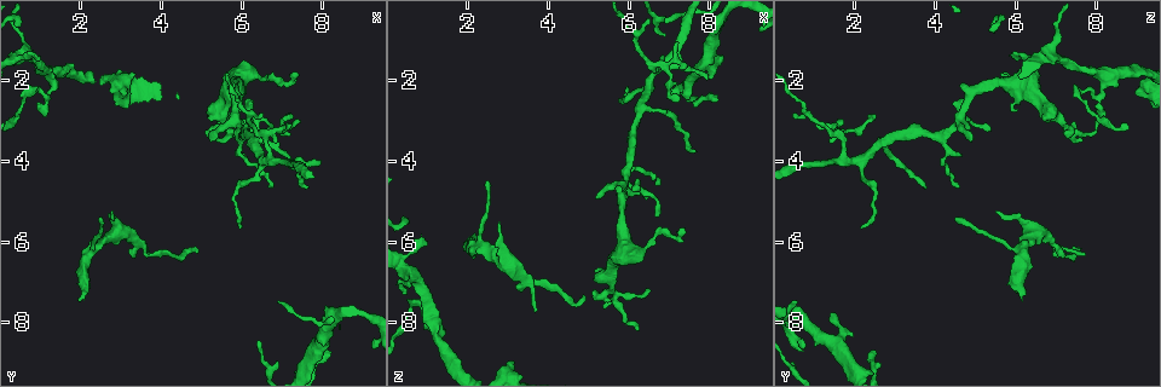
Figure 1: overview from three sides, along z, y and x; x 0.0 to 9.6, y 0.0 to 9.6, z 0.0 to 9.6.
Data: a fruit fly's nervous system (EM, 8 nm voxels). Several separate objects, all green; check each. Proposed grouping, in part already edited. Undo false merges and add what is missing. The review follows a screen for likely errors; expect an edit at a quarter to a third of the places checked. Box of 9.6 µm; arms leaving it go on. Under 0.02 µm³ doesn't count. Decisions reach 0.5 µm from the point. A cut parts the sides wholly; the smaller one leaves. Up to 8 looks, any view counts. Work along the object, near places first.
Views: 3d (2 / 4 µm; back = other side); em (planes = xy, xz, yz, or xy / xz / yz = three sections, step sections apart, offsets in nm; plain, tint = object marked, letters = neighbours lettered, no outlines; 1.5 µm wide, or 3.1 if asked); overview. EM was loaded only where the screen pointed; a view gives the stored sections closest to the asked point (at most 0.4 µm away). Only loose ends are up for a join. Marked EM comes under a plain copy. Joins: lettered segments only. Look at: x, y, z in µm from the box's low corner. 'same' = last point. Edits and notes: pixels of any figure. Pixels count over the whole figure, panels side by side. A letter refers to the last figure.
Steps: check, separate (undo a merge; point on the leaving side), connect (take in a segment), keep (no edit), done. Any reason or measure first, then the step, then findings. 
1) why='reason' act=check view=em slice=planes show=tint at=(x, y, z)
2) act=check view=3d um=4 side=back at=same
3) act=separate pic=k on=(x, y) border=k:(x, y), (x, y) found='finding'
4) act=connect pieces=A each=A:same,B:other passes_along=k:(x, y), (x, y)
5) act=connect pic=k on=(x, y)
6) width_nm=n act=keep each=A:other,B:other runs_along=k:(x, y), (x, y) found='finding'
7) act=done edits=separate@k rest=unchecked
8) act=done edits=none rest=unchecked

why='an open end' act=check view=em slice=xz step=8 show=letters at=(5.15, 3.25, 7.20)

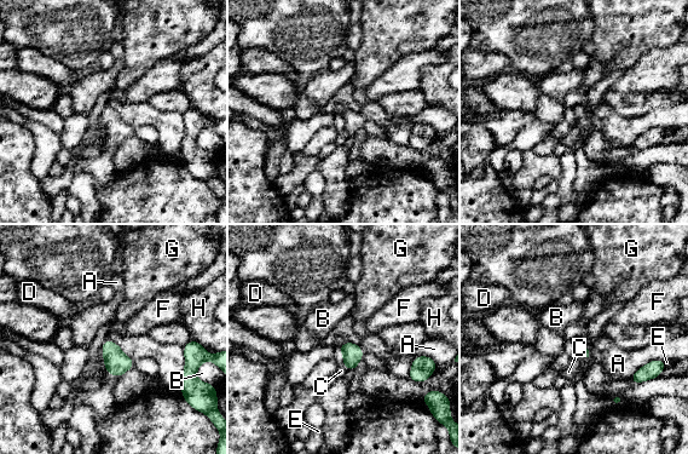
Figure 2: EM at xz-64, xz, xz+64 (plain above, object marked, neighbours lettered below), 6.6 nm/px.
why='cut it another way' act=check view=em slice=planes show=letters at=same

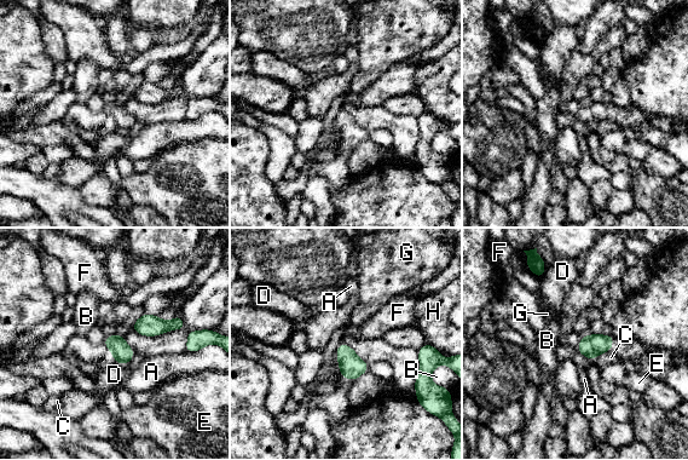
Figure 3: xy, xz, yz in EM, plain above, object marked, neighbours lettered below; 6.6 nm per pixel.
longest_contact=C:160nm act=keep each=A:other,B:other,C:other,D:other,E:other,F:other,G:other,H:other border=3:(108, 349), (114, 360) found='none of them fits'

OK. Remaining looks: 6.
why='branch point' act=check view=em slice=planes show=letters at=(5.90, 3.00, 4.60)

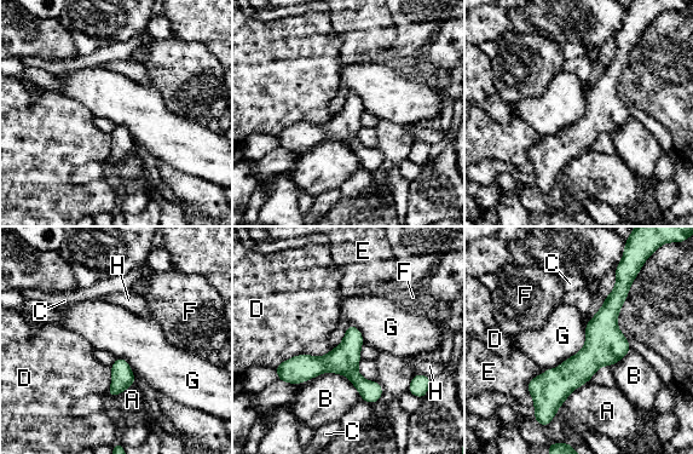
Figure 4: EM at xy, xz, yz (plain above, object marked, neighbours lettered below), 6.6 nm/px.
width_nm=200 act=keep each=A:other,B:other,C:other,D:other,E:other,F:other,G:other,H:other runs_along=4:(618, 273), (602, 345), (558, 401) found='one cell here'

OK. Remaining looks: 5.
why='free end' act=check view=3d um=2 at=(4.90, 6.30, 7.30)

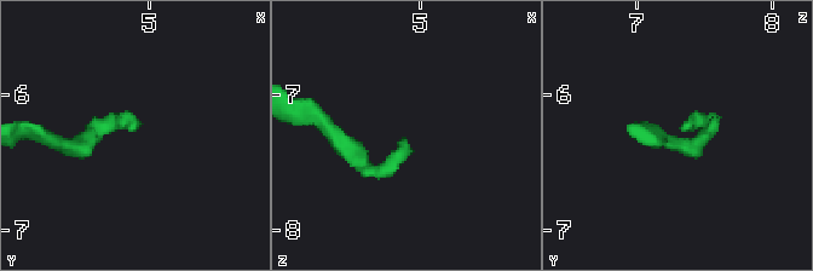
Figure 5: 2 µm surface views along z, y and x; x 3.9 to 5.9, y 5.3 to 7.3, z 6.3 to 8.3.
why='shape alone is not enough' act=check view=em slice=planes show=letters at=(4.88, 6.28, 7.34)

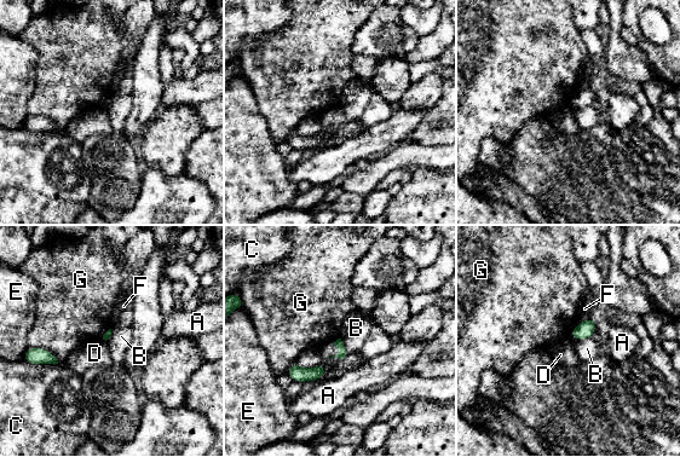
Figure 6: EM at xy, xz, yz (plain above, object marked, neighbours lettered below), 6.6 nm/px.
act=keep each=A:other,B:other,C:other,D:other,E:other,F:other,G:other found='no lettered segment goes on from it'

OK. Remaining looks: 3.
act=done edits=none rest=unchecked

